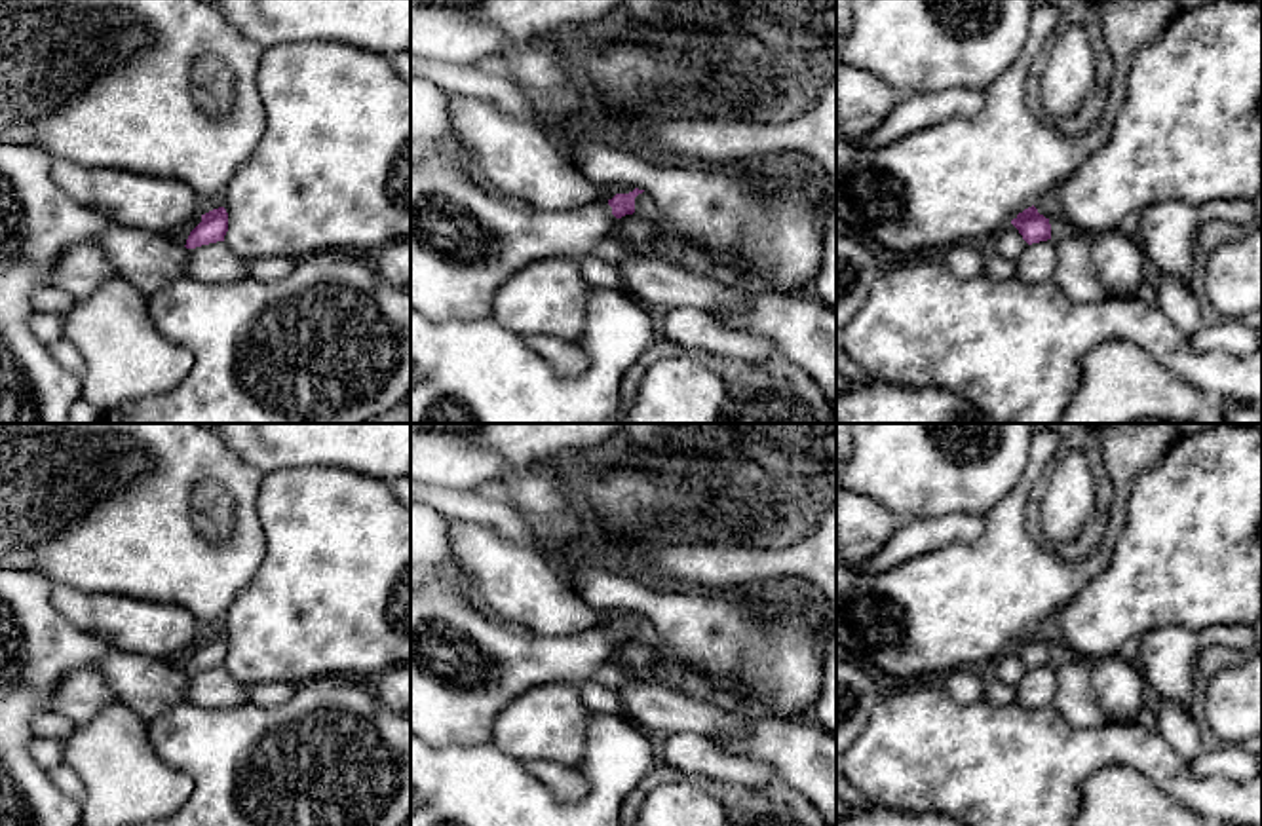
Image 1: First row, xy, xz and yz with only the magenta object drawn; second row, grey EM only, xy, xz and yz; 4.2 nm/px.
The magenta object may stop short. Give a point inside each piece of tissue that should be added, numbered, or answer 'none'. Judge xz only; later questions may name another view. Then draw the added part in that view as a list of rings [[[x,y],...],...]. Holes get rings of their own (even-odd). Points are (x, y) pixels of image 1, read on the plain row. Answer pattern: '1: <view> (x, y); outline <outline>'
1: xz (464, 667); outline [[[454,577],[411,589],[411,733],[431,746],[490,744],[498,714],[525,691],[551,682],[582,684],[616,655],[608,629],[542,636],[492,621],[462,596]]]

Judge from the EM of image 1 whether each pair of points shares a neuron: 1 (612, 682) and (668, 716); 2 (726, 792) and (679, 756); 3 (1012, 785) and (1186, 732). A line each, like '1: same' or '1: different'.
1: same
2: different
3: different

